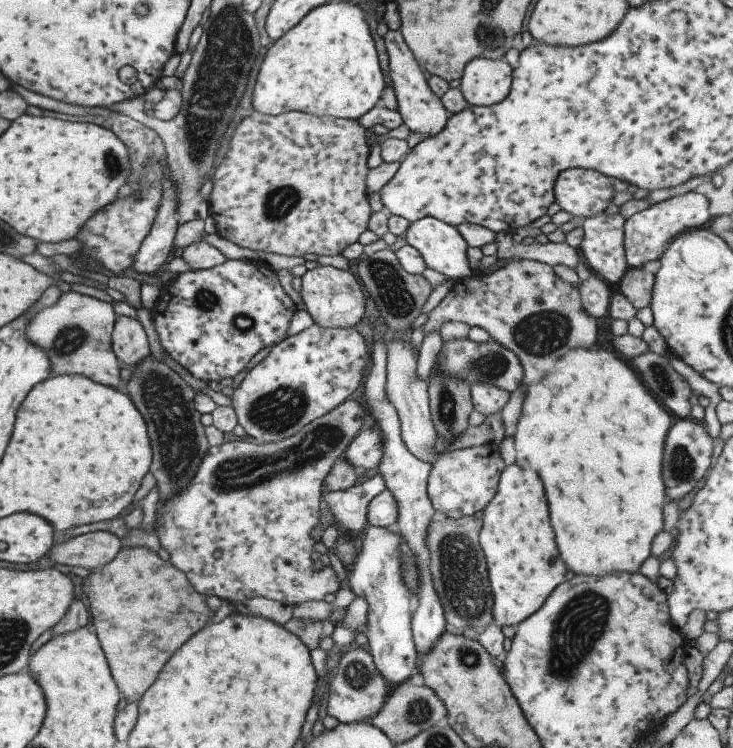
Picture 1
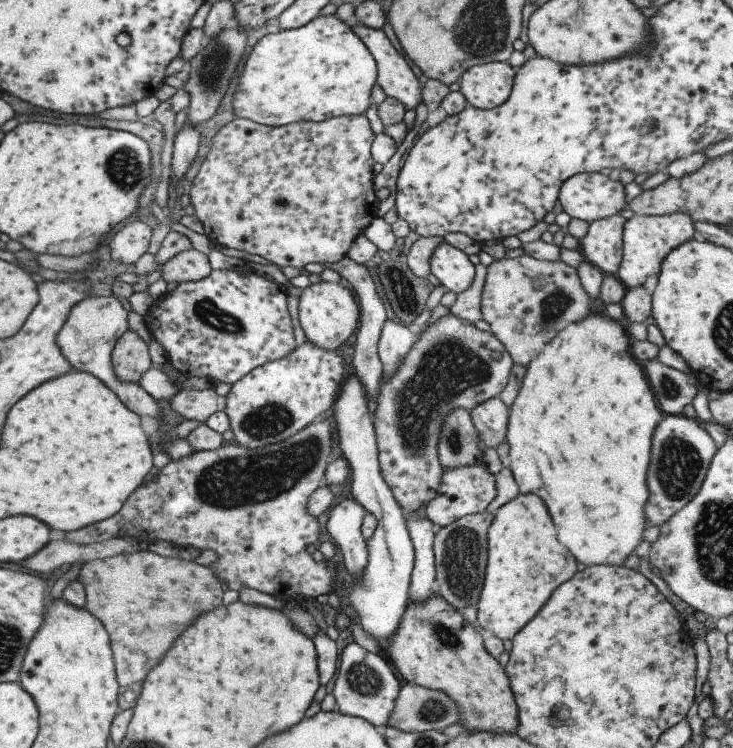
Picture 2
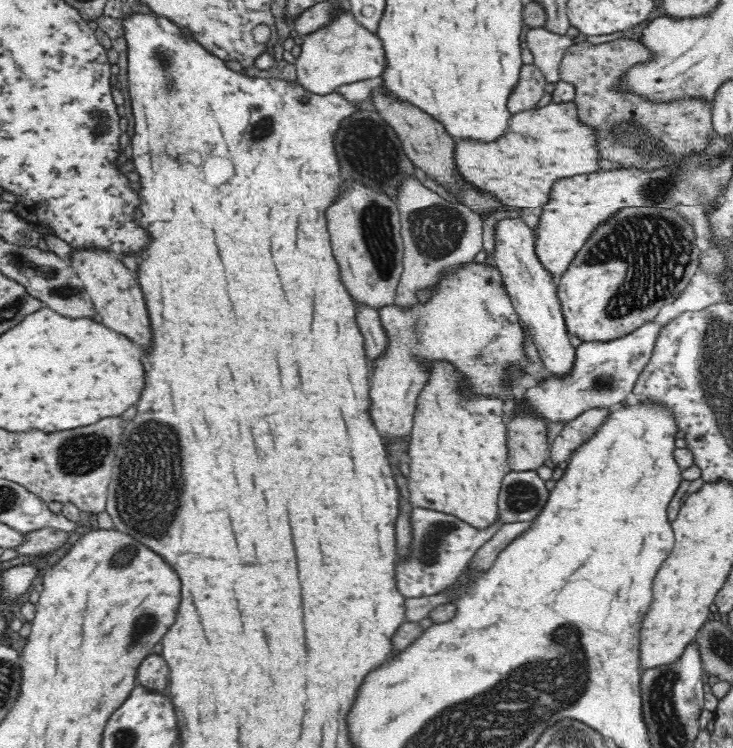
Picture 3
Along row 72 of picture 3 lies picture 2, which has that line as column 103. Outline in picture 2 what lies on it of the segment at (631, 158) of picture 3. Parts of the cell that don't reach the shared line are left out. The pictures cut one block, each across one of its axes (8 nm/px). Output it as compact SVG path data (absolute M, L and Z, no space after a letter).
M158 541L157 552L137 551L104 559L87 561L80 569L77 580L84 586L84 607L103 625L109 637L112 661L118 684L119 711L132 709L140 691L141 681L162 656L170 649L179 632L188 627L199 614L221 605L223 585L206 566L187 560L174 544Z

